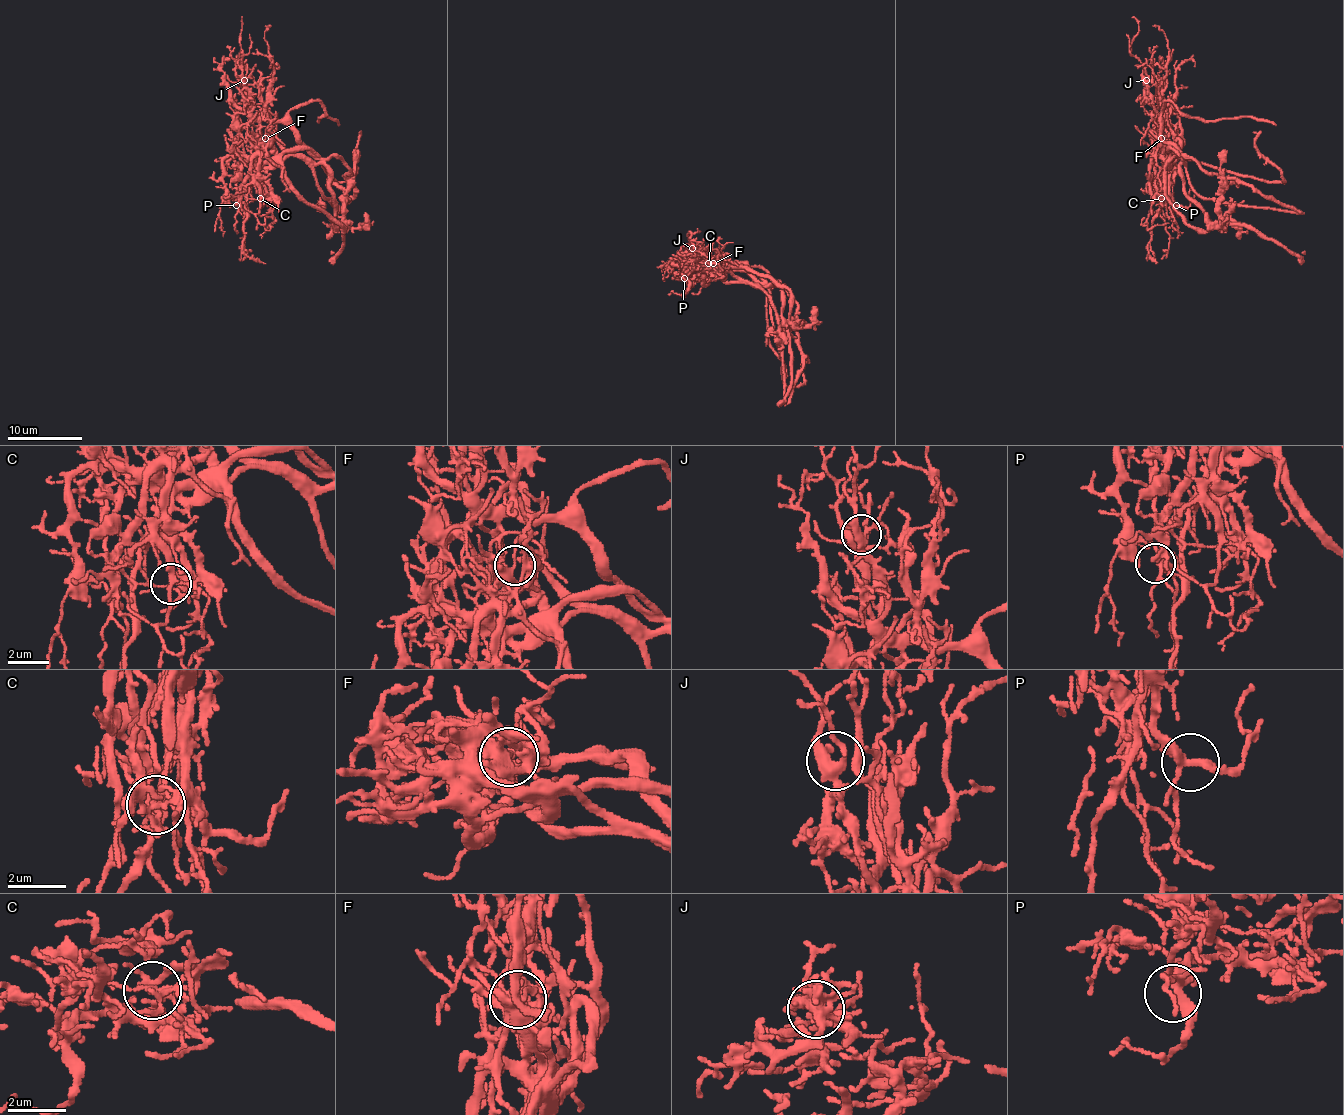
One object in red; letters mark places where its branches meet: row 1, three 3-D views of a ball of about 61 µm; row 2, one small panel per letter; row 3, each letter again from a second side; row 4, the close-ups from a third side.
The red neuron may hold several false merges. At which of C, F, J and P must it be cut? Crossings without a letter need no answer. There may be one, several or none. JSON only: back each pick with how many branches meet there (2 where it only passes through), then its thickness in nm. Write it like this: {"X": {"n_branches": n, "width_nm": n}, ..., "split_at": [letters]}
{"C": {"n_branches": 5, "width_nm": 110}, "F": {"n_branches": 3, "width_nm": 240}, "split_at": ["C", "F"]}

